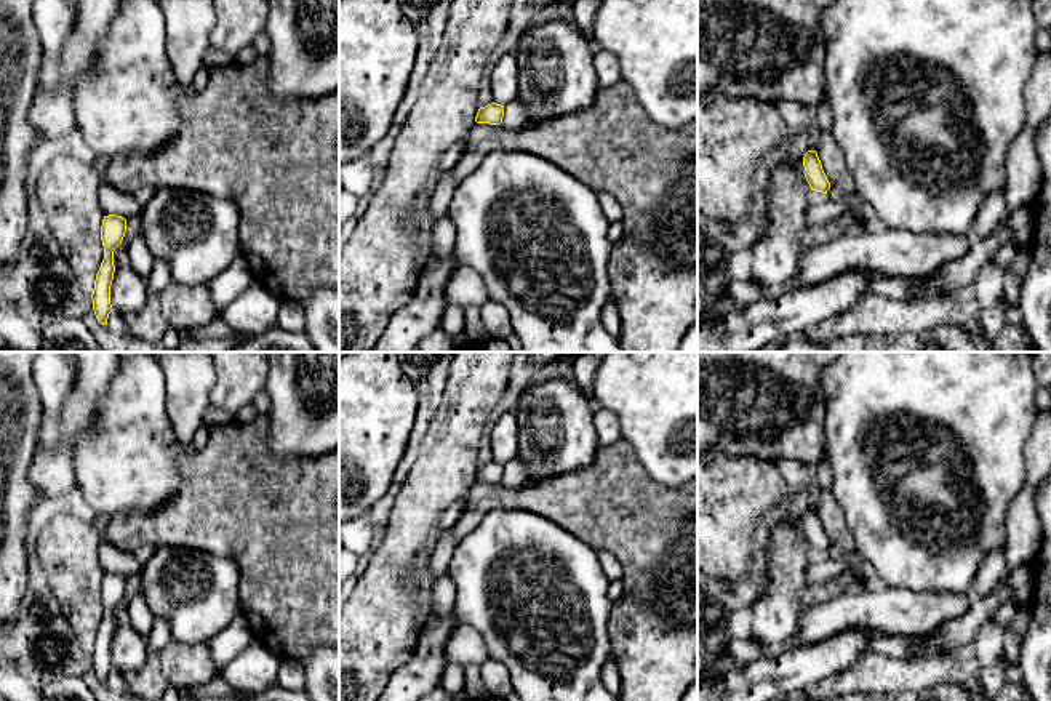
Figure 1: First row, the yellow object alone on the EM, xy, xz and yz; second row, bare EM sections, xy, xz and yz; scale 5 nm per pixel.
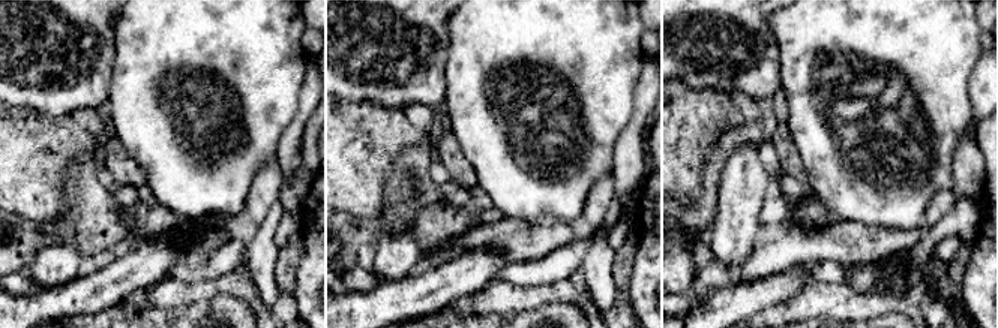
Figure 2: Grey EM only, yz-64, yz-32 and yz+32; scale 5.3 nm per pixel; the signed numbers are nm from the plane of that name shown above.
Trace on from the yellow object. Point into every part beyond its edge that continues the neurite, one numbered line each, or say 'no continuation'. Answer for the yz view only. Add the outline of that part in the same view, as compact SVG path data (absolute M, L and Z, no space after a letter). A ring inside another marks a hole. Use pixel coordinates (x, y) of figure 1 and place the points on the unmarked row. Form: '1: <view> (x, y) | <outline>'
no continuation

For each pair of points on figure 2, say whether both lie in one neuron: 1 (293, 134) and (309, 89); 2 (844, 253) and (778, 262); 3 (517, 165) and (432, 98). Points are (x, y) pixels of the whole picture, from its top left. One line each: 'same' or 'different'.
1: same
2: same
3: different

